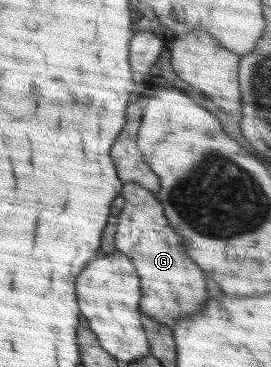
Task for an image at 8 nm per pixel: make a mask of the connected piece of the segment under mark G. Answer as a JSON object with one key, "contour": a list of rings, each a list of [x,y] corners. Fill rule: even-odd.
{"contour":[[[127,183],[123,185],[121,196],[124,198],[124,208],[119,215],[120,221],[115,224],[115,248],[131,257],[141,278],[141,312],[173,328],[179,318],[197,312],[199,302],[203,308],[203,302],[207,300],[203,272],[191,258],[187,258],[181,236],[171,228],[163,205],[154,193],[141,185]]]}

